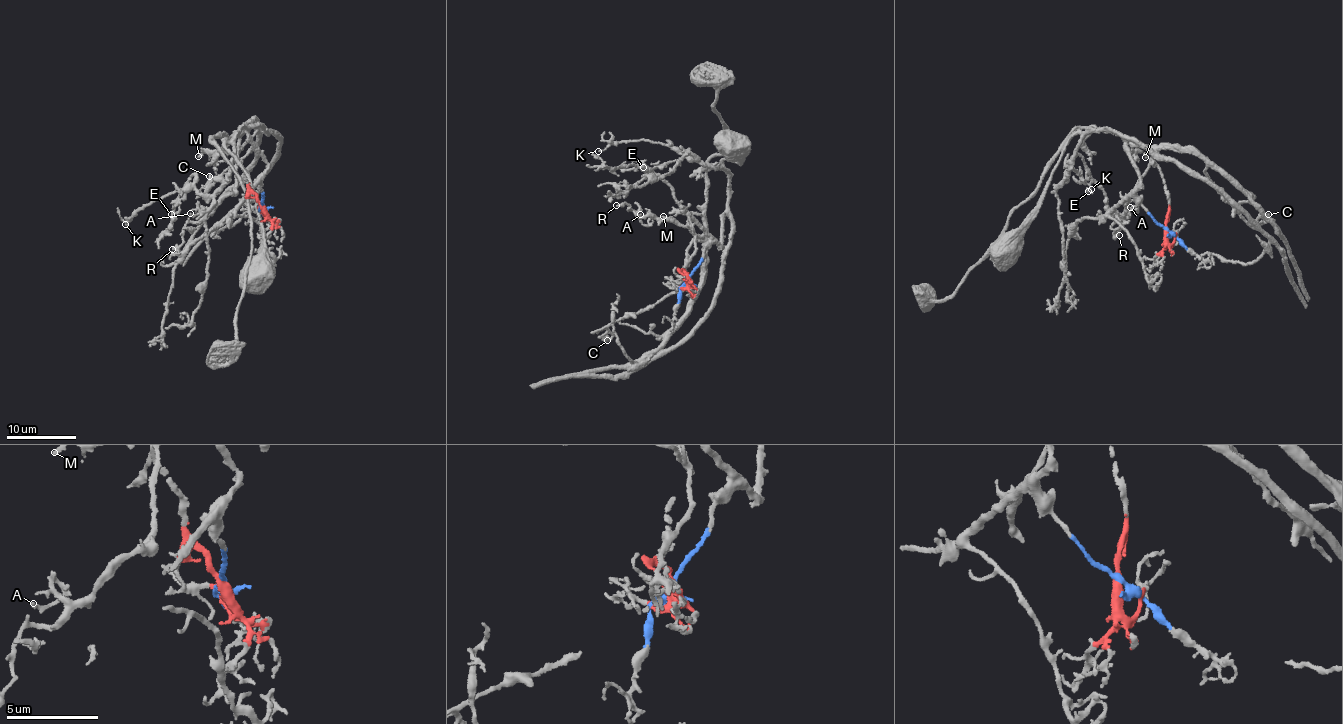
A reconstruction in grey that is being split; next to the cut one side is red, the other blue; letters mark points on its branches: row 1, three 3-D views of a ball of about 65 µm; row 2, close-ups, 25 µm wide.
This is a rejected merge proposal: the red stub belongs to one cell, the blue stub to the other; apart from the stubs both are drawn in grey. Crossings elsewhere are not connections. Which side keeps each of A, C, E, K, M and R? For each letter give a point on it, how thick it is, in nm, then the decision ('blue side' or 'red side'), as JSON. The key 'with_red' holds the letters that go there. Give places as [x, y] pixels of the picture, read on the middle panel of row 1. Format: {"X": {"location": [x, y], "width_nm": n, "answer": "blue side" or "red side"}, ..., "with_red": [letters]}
{"A": {"location": [640, 214], "width_nm": 190, "answer": "red side"}, "C": {"location": [607, 340], "width_nm": 280, "answer": "red side"}, "E": {"location": [643, 167], "width_nm": 150, "answer": "blue side"}, "K": {"location": [598, 151], "width_nm": 130, "answer": "blue side"}, "M": {"location": [663, 216], "width_nm": 140, "answer": "red side"}, "R": {"location": [616, 205], "width_nm": 200, "answer": "red side"}, "with_red": ["A", "C", "M", "R"]}

